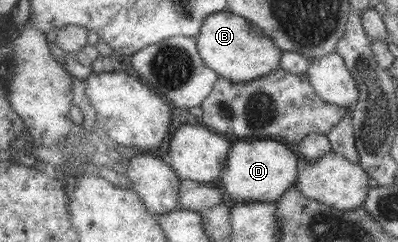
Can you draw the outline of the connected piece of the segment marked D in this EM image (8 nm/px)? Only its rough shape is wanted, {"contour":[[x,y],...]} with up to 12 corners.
{"contour":[[239,141],[221,172],[231,203],[278,202],[296,184],[296,149]]}

